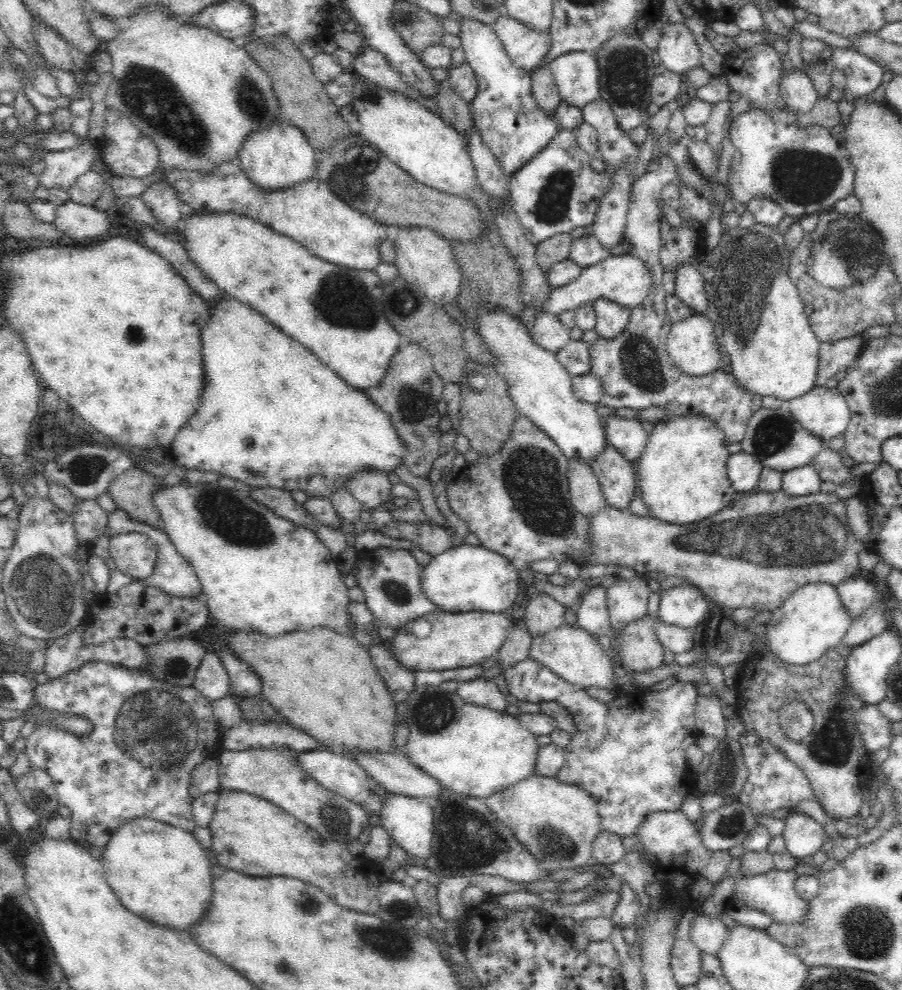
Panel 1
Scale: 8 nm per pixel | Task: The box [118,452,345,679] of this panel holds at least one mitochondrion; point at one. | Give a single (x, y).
(239, 521)

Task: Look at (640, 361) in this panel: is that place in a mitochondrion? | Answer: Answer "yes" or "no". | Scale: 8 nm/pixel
yes

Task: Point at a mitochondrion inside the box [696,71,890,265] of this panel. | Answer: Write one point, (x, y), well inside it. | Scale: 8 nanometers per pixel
(800, 177)

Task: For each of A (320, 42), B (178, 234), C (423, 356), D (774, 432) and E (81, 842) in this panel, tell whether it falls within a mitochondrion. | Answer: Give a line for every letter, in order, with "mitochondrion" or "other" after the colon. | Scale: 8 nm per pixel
A: other
B: other
C: other
D: mitochondrion
E: other

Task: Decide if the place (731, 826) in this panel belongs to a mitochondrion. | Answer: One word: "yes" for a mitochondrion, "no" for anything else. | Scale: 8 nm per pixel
yes

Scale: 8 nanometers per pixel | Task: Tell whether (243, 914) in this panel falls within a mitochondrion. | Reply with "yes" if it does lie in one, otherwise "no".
no

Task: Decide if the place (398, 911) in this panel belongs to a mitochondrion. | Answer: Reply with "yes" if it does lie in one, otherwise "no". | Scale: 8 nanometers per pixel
yes

